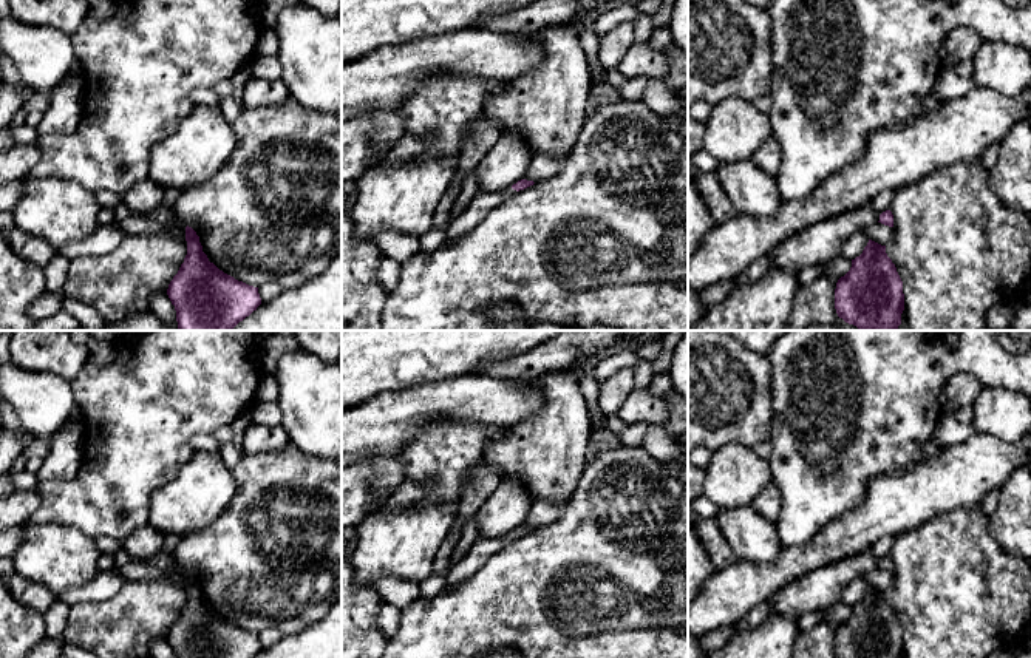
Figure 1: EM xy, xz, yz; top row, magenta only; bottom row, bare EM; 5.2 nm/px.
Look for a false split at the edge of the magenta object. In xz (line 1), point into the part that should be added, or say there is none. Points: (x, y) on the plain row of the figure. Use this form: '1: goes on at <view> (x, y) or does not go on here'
1: goes on at xz (481, 552)

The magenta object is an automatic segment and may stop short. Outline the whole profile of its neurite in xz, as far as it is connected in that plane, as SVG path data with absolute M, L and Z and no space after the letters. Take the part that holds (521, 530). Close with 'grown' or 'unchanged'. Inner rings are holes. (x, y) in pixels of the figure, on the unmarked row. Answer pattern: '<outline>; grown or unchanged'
M521 525L510 534L498 539L476 541L467 556L448 570L444 590L450 590L470 578L470 573L479 570L495 553L519 536L533 531L533 527Z; grown

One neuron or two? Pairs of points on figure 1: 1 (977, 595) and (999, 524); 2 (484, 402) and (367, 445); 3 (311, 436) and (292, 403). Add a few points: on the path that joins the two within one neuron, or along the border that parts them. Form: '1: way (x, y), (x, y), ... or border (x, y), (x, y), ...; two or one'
1: border (988, 518), (990, 533), (1014, 556); two
2: way (455, 402), (421, 403), (396, 416); one
3: way (311, 428), (311, 422), (300, 411); one

